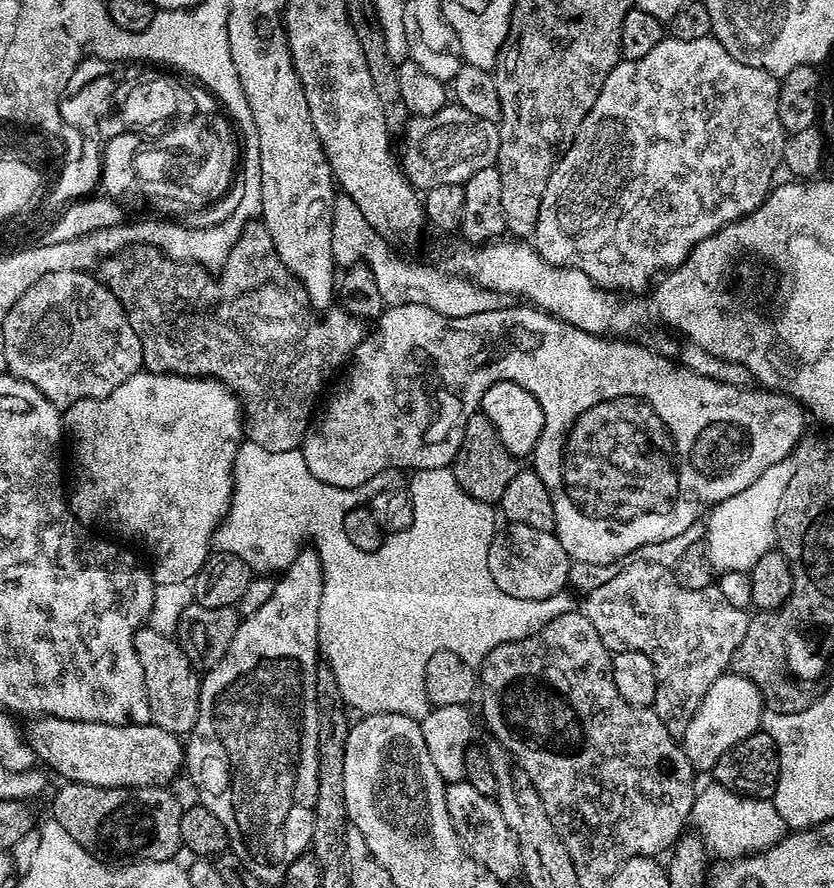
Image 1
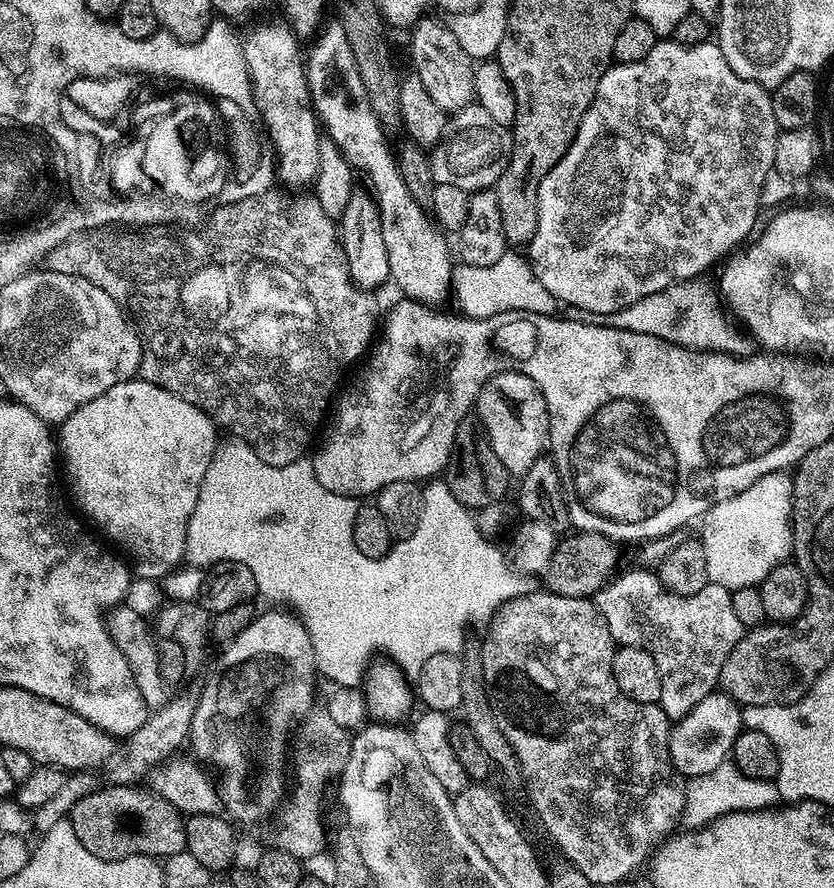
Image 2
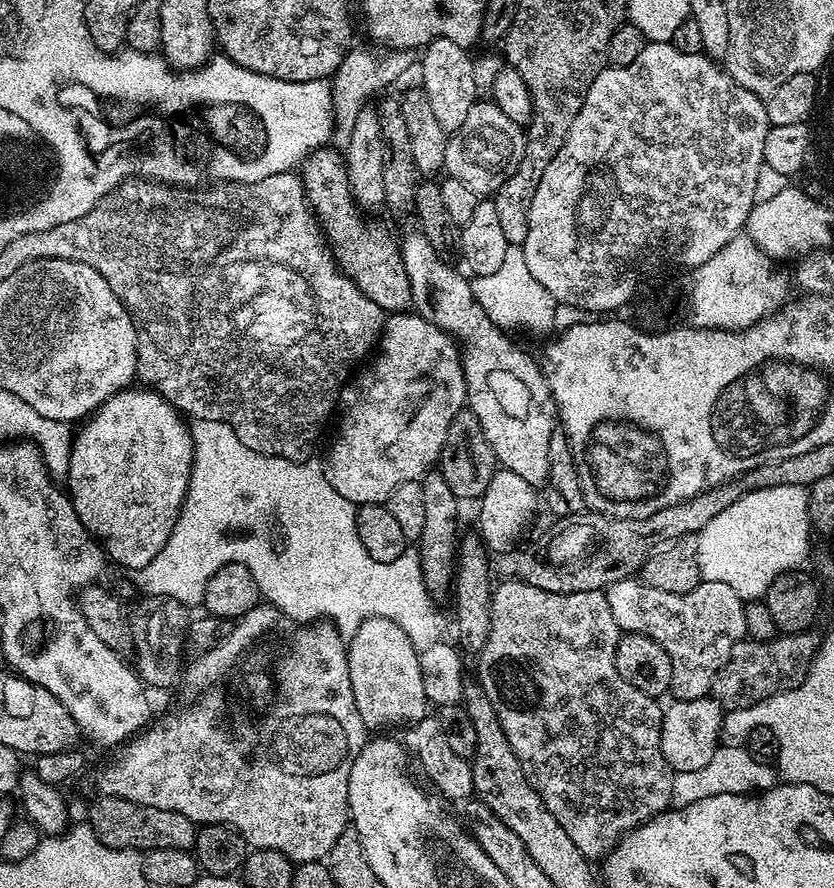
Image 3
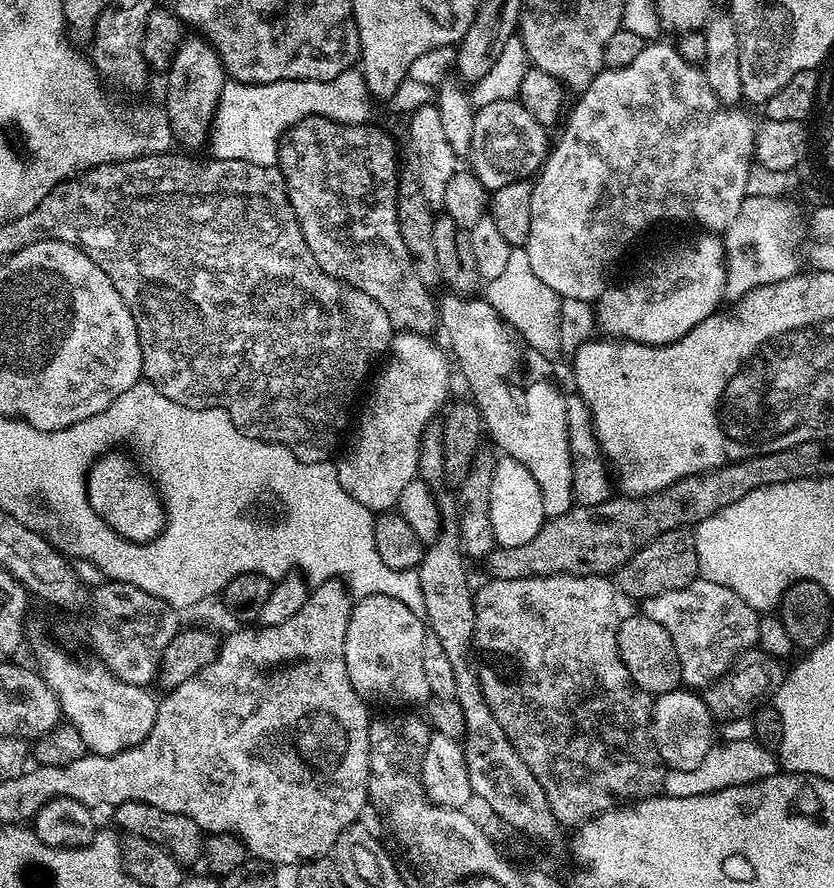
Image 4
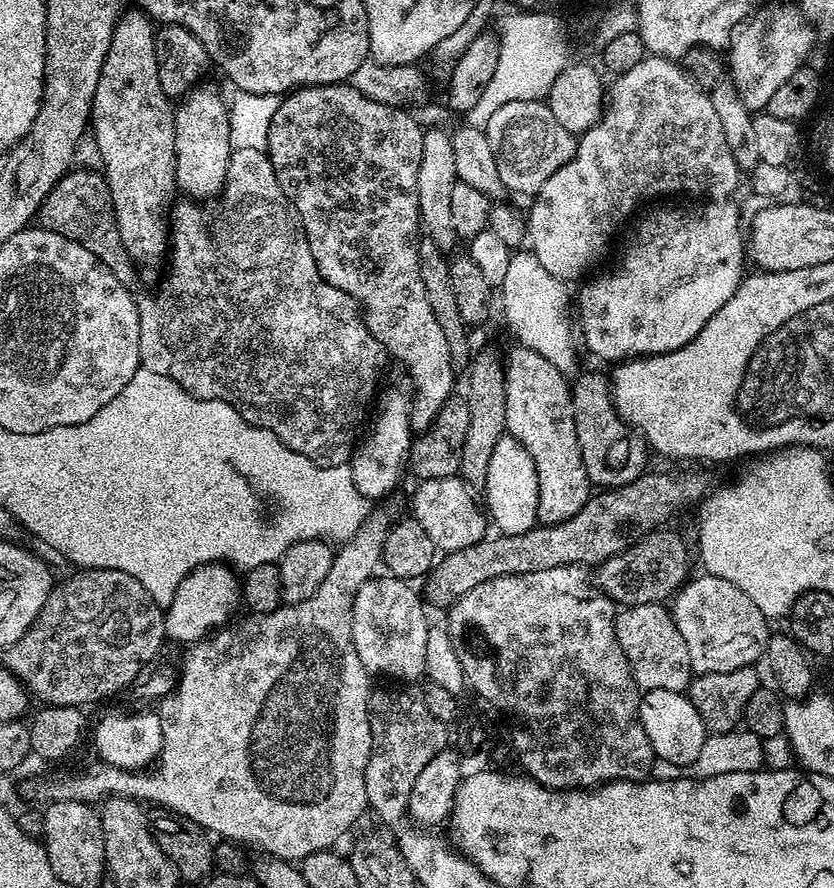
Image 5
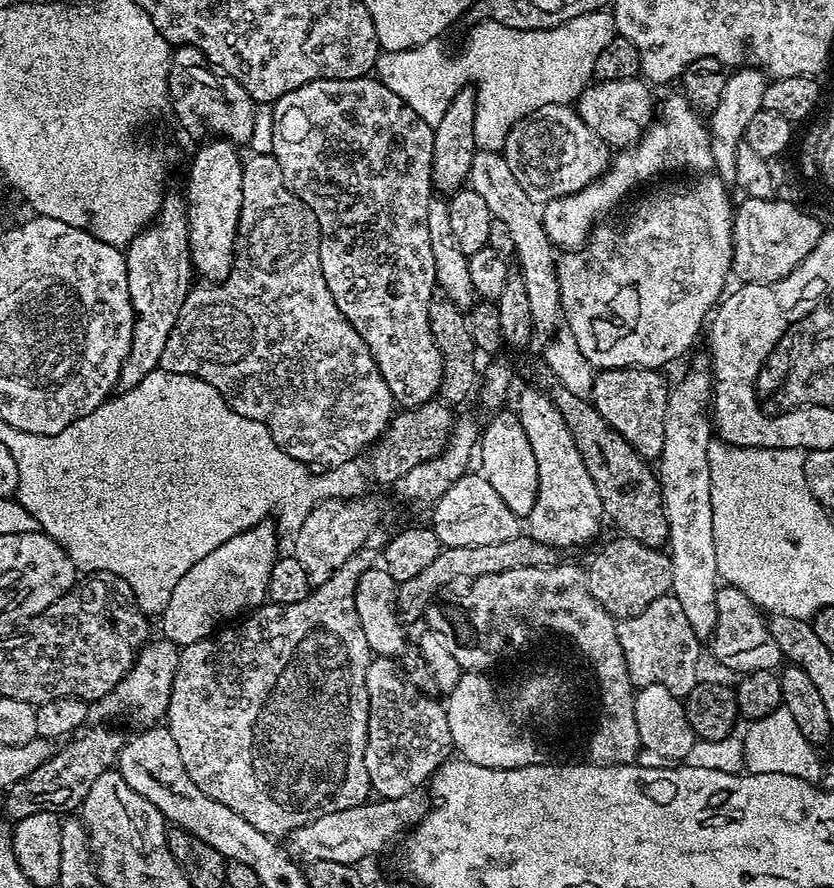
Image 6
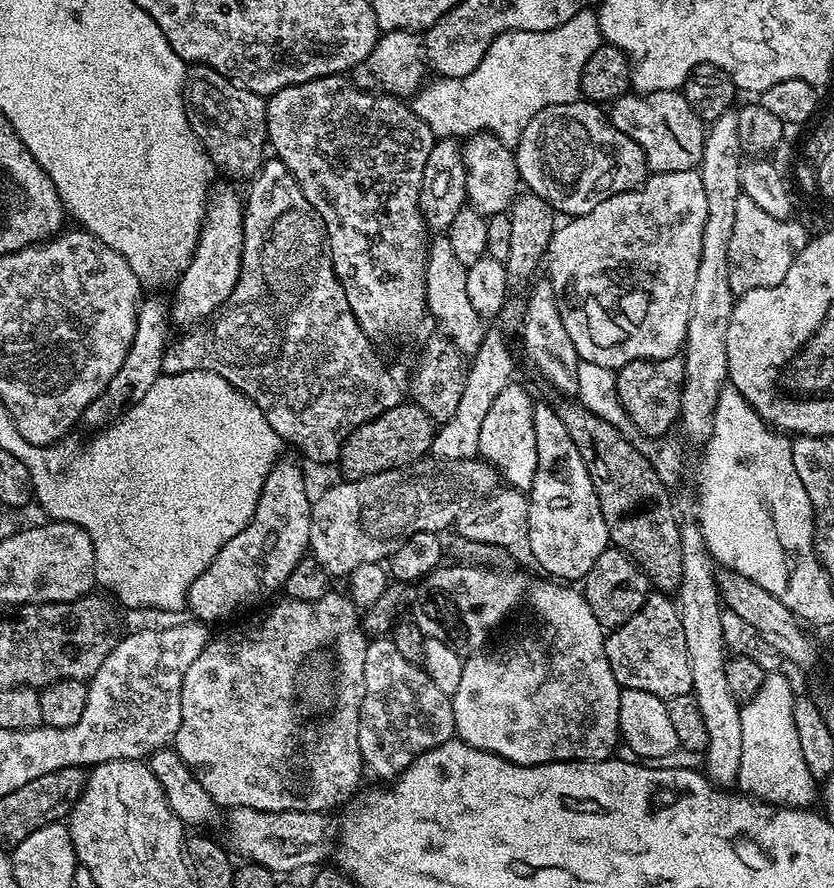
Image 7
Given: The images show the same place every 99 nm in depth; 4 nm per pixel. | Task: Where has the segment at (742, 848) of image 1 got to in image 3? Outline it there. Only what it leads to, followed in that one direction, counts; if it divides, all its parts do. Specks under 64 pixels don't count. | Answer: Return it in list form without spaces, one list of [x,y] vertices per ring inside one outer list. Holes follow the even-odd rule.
[[[722,744],[716,748],[710,762],[696,771],[680,771],[672,775],[671,805],[677,809],[685,808],[704,798],[718,794],[747,795],[761,792],[776,786],[778,782],[777,769],[767,761],[761,760],[743,745]]]

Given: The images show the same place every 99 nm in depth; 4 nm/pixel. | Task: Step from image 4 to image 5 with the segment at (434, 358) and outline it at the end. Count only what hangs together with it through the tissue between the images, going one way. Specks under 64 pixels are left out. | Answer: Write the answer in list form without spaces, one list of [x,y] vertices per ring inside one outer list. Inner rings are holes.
[[[392,388],[384,397],[381,395],[380,409],[376,412],[376,421],[368,432],[368,437],[357,443],[350,461],[354,486],[358,486],[358,492],[367,500],[373,502],[383,501],[391,497],[400,480],[400,475],[406,472],[408,454],[412,451],[414,433],[410,426],[410,410],[412,398],[407,391],[400,388]]]

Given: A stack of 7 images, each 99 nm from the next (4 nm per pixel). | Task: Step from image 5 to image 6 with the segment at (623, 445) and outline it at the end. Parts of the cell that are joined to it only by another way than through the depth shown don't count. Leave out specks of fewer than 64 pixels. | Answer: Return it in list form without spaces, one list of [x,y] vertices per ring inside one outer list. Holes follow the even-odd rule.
[[[633,366],[631,368],[606,368],[597,371],[592,378],[592,390],[590,399],[596,406],[598,414],[606,423],[622,436],[638,455],[652,462],[657,459],[662,450],[664,441],[664,423],[666,422],[666,406],[668,405],[668,393],[670,391],[669,381],[660,377],[661,373],[655,368],[642,368]]]

